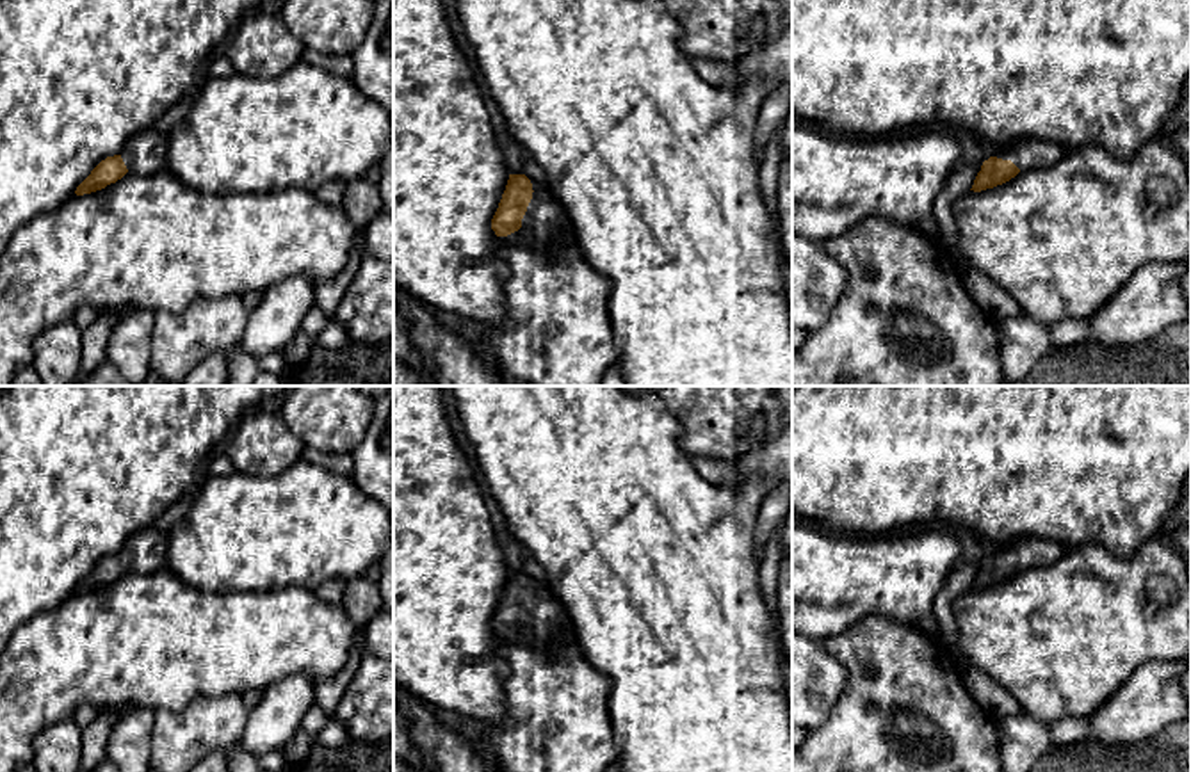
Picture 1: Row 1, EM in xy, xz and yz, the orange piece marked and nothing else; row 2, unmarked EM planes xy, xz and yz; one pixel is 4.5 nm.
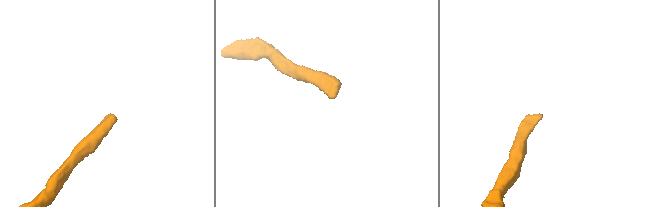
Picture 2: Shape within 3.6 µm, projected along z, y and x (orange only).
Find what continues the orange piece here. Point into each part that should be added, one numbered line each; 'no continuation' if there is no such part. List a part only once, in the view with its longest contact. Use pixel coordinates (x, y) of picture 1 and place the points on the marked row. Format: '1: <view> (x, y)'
1: xz (545, 223)

